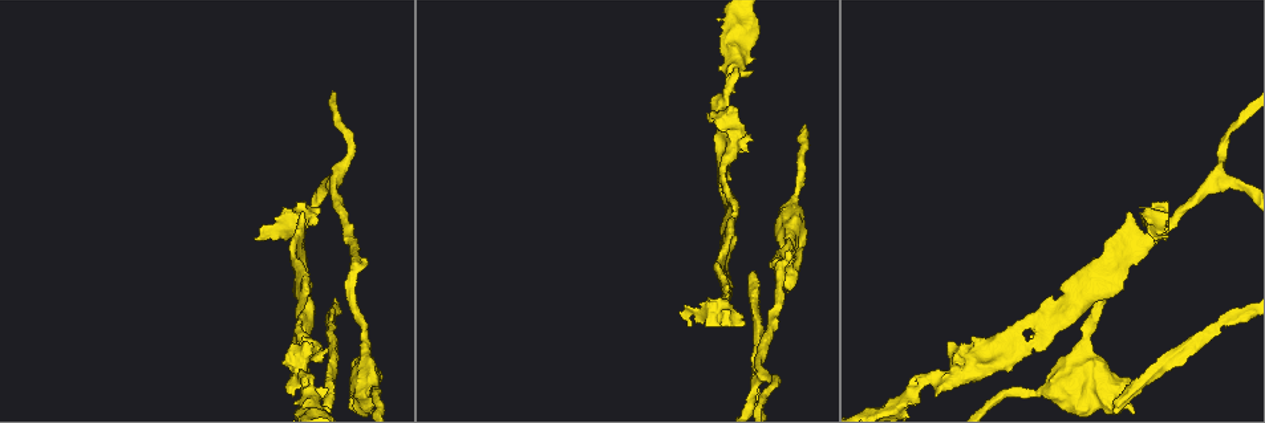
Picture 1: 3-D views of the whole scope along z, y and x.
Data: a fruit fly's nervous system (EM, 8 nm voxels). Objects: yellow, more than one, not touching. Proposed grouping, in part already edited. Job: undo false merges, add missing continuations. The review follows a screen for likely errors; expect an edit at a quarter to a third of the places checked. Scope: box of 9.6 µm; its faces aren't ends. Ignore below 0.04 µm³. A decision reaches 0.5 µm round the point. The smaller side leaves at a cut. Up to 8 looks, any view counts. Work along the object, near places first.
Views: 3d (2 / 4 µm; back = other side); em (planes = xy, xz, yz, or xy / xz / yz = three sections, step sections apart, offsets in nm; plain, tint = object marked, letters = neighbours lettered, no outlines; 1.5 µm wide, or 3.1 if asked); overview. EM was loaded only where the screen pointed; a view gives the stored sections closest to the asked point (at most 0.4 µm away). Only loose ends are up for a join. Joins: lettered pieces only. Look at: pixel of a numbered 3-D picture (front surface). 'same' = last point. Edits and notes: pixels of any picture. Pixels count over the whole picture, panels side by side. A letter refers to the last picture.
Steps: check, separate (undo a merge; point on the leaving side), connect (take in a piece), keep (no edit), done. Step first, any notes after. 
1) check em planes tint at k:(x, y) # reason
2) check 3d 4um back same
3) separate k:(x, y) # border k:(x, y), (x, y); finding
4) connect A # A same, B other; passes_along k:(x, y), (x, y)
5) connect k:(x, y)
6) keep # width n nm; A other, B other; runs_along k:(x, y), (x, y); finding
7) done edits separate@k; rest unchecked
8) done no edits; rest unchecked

check 3d 4um at 1:(1228, 324) # a narrow waist

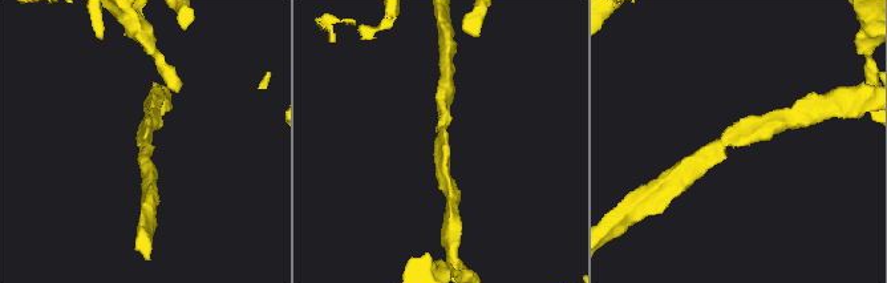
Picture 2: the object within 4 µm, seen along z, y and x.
check em planes plain at 2:(438, 132) # arm_widths 200, 200 nm

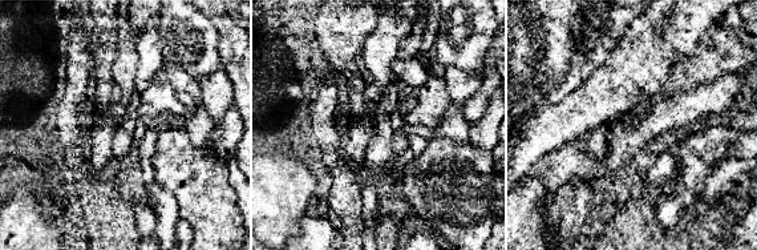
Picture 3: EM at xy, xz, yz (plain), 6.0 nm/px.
check em planes letters same

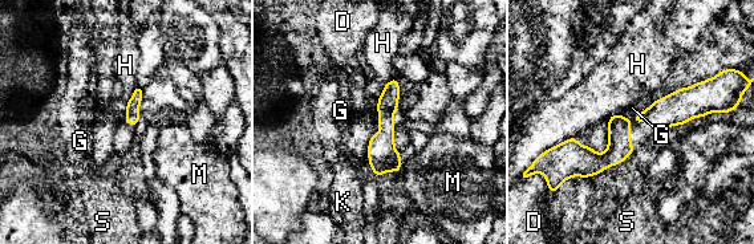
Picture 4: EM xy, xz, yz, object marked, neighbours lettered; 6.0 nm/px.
keep # width 80 nm; D other, G other, H other, K other, M other, S other; border 4:(378, 98), (377, 116); one cell here

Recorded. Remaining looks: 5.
check em 3.1um planes letters at 1:(800, 185) # sudden change in width

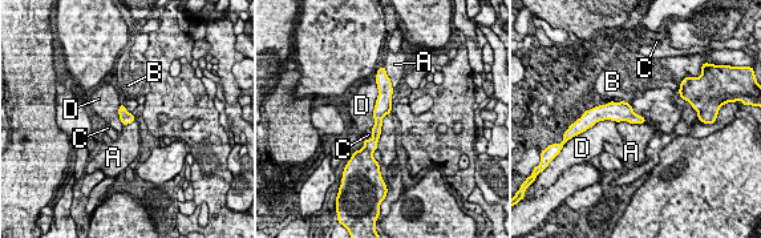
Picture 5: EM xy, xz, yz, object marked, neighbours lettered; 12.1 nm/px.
keep # A other, B other, C other, D other; continuous, no second cell

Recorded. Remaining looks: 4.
check em yz step 8 tint at 1:(295, 373) # side arm on a straight run

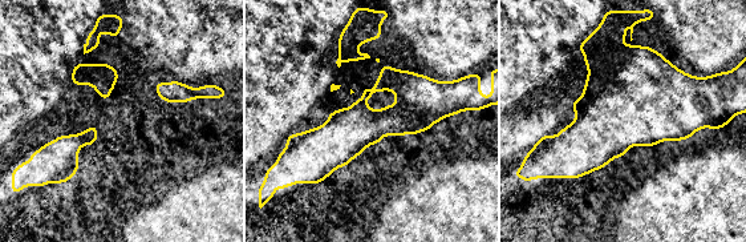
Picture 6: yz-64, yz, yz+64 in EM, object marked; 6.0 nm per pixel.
check em planes letters same # another direction

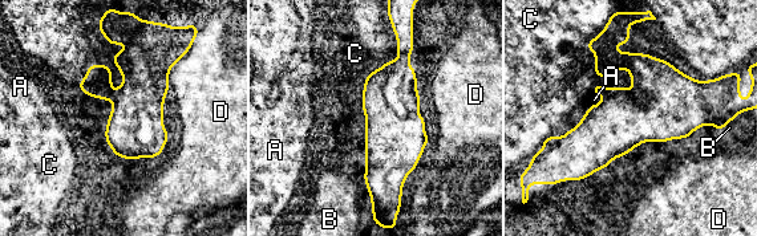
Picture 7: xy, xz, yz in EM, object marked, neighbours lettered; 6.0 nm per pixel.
keep # A other, B other, C other, D other; border 7:(77, 86), (113, 104), (108, 145); all the same cell

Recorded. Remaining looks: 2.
done no edits; rest unchecked

